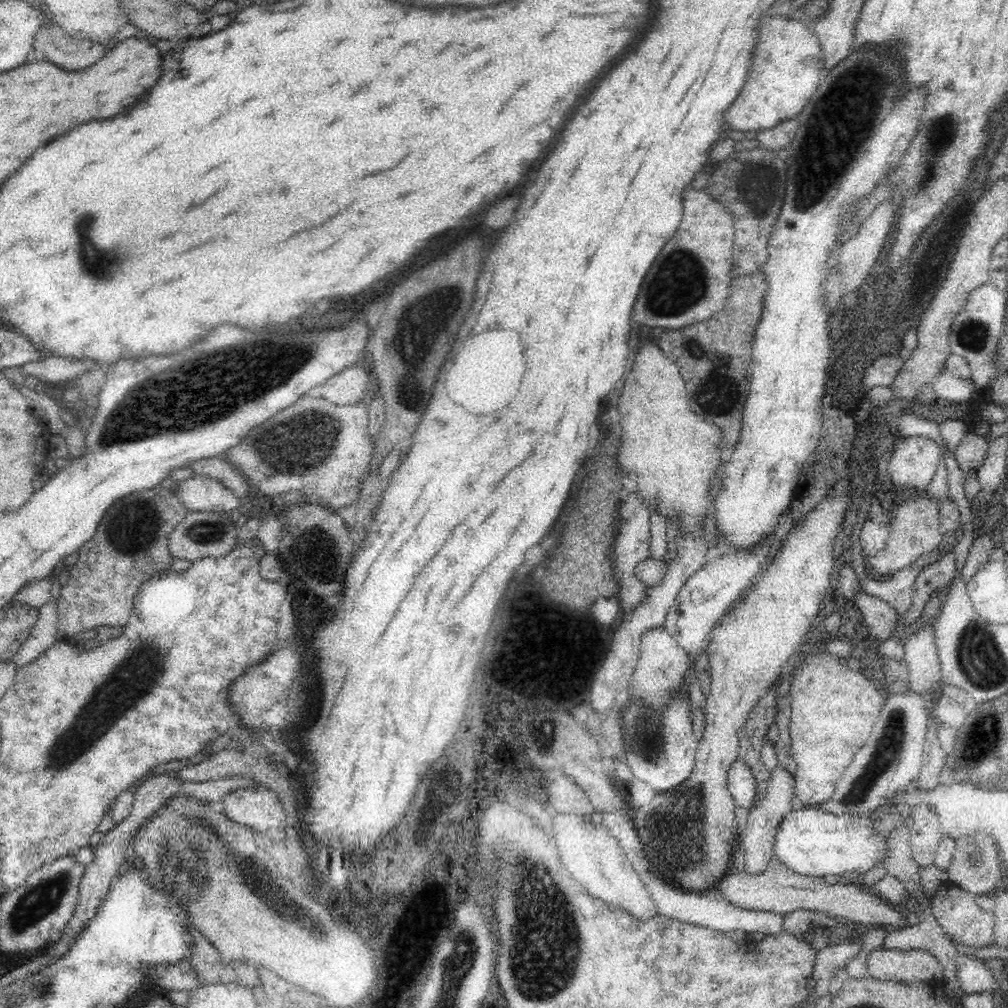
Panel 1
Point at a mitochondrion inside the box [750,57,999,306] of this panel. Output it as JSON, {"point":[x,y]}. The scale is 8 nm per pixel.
{"point":[941,133]}

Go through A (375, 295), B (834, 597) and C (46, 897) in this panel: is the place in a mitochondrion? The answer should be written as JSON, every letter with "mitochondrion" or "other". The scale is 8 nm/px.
{"A":"other","B":"other","C":"mitochondrion"}

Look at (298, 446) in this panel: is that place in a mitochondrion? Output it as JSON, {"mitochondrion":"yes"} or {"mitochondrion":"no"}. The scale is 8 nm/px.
{"mitochondrion":"yes"}

